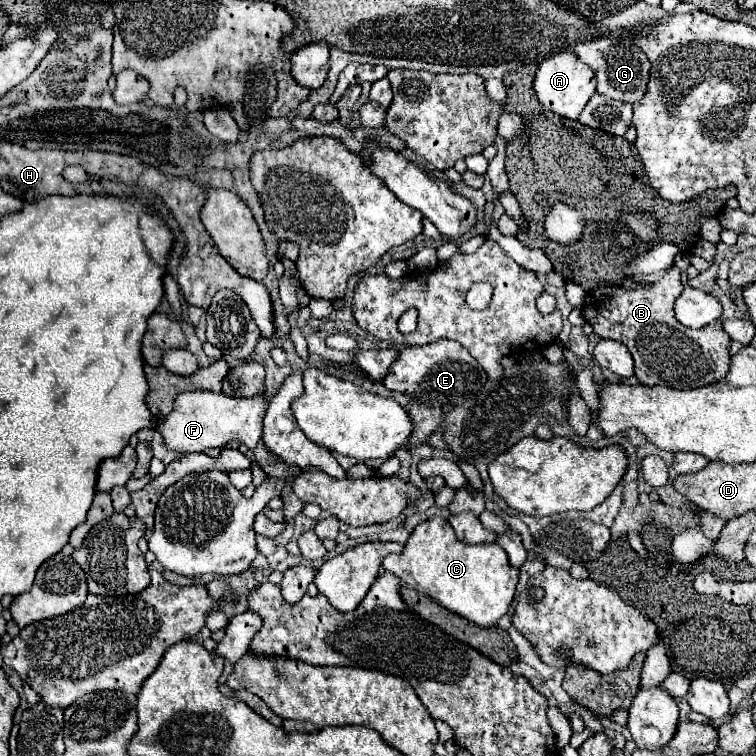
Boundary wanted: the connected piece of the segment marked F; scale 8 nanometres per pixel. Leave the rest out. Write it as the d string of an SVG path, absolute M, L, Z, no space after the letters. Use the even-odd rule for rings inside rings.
M208 390L182 392L174 410L156 424L168 450L174 452L204 452L206 448L224 448L230 440L242 442L248 450L254 450L262 438L262 418L266 414L264 394L254 398L230 398Z

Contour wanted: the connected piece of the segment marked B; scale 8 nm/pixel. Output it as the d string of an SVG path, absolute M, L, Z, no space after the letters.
M672 266L666 276L650 288L626 290L622 286L600 286L588 292L584 318L600 338L624 342L634 358L636 378L644 386L672 386L680 390L702 388L718 382L730 368L732 340L722 330L722 322L704 328L688 328L674 316L674 302L684 290L680 272Z

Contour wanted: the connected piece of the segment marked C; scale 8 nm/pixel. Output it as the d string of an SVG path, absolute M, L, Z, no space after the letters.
M434 516L418 524L400 554L382 560L384 570L396 574L404 586L432 598L442 608L466 618L482 628L496 626L508 612L518 584L518 570L508 564L508 556L498 544L462 544L446 518Z

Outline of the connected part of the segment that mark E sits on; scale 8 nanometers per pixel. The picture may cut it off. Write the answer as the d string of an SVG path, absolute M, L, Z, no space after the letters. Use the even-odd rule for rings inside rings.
M442 338L420 348L418 346L402 348L382 384L390 392L402 396L408 394L408 398L418 400L428 408L444 408L446 404L462 404L464 400L476 396L484 388L486 376L480 364L476 364L476 360L468 354L468 350L462 344Z

